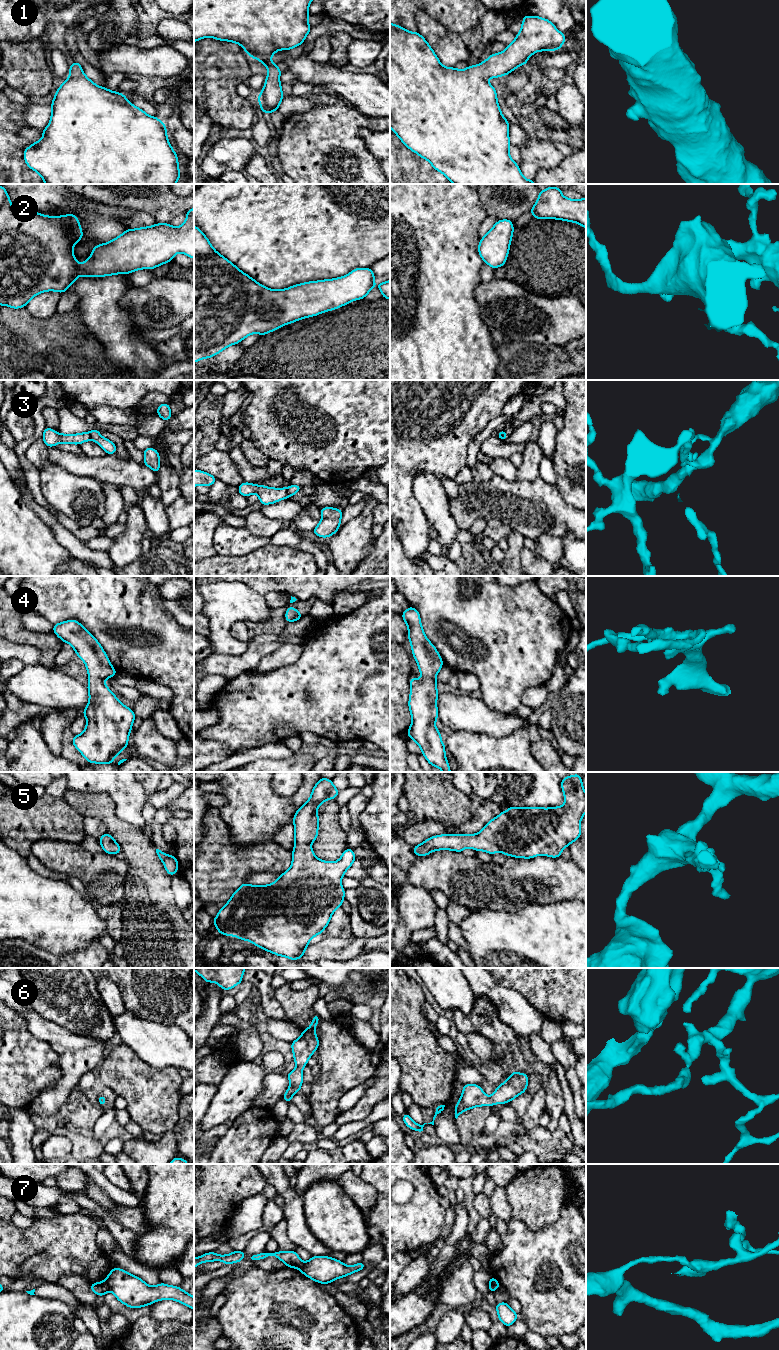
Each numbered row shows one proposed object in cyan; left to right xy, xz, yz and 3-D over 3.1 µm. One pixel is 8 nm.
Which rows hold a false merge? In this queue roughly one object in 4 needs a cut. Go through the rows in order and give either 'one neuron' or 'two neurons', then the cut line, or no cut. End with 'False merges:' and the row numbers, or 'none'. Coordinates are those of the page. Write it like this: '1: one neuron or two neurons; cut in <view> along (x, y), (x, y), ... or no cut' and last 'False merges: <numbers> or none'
1: one neuron; no cut
2: one neuron; no cut
3: two neurons; cut in xz along (285, 488), (288, 496)
4: one neuron; no cut
5: one neuron; no cut
6: one neuron; no cut
7: two neurons; cut in xy along (104, 1281), (109, 1289)
False merges: 3, 7

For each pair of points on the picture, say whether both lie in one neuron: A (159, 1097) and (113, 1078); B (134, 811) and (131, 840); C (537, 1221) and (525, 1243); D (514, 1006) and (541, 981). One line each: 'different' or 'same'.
A: same
B: different
C: different
D: different

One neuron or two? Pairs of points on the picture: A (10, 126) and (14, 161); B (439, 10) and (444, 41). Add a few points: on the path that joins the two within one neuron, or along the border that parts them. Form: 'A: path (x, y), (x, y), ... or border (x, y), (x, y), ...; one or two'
A: path (10, 135), (10, 152); one
B: border (422, 10), (432, 15), (451, 31), (459, 34); two

